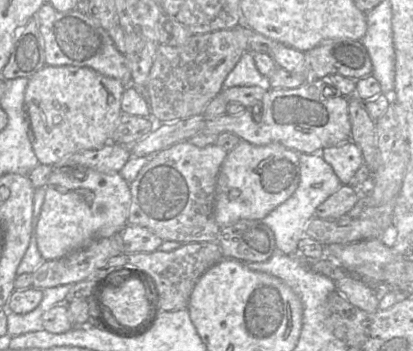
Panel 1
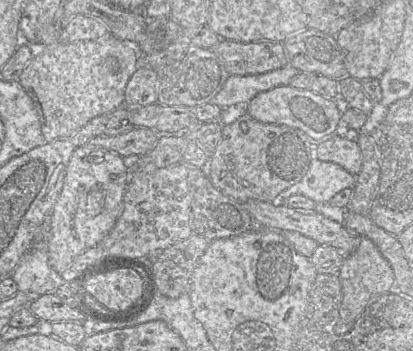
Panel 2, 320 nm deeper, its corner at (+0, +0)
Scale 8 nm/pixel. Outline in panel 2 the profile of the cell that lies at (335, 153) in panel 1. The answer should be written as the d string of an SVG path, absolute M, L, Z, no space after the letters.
M334 134L318 142L316 158L336 163L354 176L362 166L361 151L356 140L346 139L344 135Z

